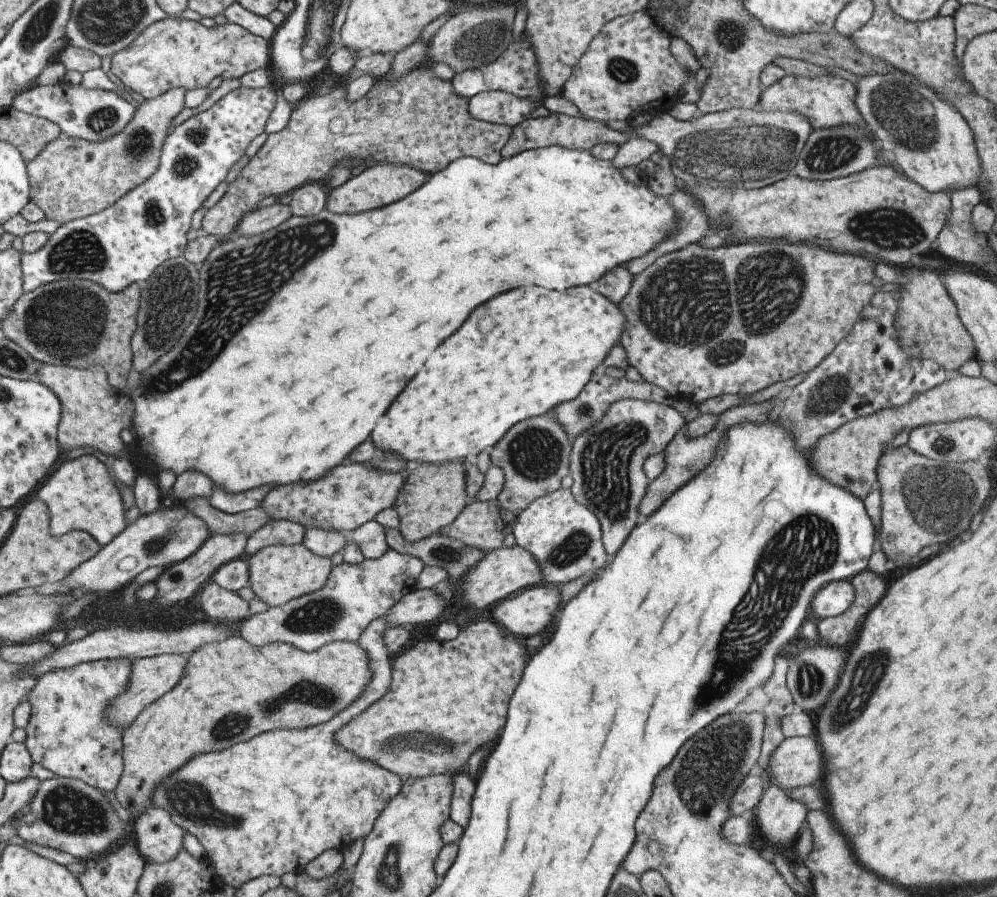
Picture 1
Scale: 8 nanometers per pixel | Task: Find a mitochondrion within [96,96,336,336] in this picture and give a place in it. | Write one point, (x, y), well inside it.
(187, 165)

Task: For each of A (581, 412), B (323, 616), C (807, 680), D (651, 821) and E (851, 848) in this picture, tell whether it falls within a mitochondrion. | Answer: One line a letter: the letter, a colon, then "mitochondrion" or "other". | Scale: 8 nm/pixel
A: mitochondrion
B: mitochondrion
C: mitochondrion
D: other
E: other

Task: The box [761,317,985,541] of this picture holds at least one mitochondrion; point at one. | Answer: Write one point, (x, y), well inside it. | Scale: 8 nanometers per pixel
(829, 394)

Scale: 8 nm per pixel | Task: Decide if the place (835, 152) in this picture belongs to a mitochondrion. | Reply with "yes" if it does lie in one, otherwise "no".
yes

